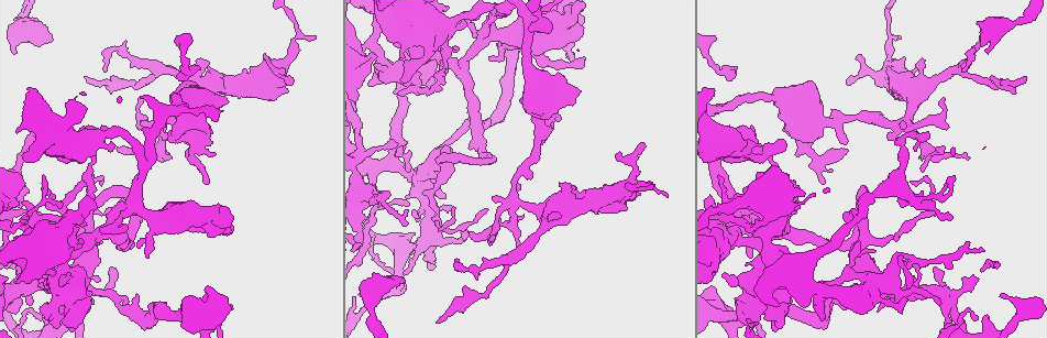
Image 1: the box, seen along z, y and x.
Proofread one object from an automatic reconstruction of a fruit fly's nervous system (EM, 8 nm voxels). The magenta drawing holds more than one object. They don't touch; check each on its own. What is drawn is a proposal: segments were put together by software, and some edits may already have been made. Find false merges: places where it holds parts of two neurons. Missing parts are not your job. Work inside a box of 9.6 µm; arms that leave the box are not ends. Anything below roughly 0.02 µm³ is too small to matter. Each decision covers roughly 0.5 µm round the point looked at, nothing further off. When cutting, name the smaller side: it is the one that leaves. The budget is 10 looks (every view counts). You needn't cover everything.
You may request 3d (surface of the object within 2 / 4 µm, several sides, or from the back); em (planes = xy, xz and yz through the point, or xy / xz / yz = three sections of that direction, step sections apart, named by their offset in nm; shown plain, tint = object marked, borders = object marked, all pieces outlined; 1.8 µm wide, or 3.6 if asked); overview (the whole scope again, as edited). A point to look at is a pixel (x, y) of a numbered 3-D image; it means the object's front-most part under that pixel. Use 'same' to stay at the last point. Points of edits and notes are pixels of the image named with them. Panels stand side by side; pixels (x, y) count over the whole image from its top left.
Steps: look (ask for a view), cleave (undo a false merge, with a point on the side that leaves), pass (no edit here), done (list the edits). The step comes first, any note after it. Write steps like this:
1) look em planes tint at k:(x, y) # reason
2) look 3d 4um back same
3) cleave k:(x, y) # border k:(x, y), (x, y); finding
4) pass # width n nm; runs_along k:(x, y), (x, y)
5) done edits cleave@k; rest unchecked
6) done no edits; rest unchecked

look 3d 2um back at 1:(516, 199) # abrupt turn

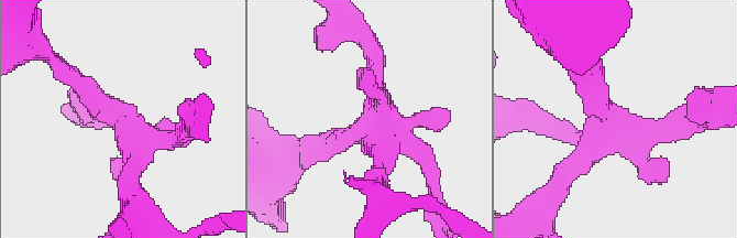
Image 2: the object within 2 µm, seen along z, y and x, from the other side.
look em planes tint at 2:(125, 122)

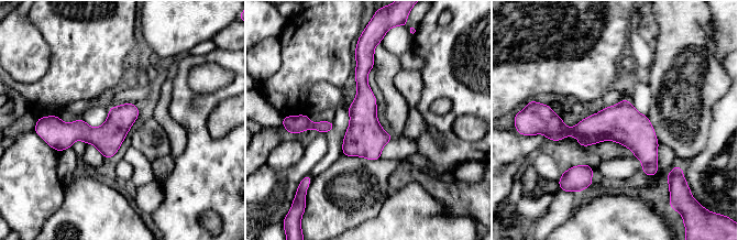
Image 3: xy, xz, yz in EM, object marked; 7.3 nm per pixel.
pass # width 200 nm; runs_along 3:(549, 118), (562, 131), (623, 131), (654, 170); one neuron here

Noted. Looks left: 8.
look em xy step 16 tint at 1:(92, 144) # four-way junction

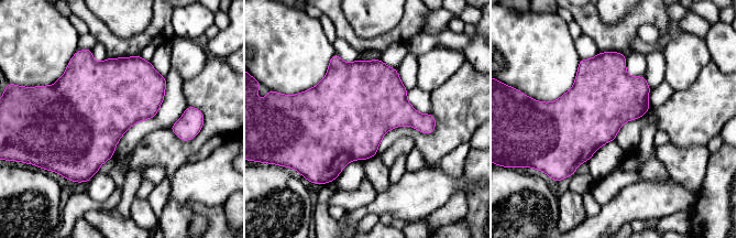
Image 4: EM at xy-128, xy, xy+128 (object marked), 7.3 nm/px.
look em planes tint same # another direction

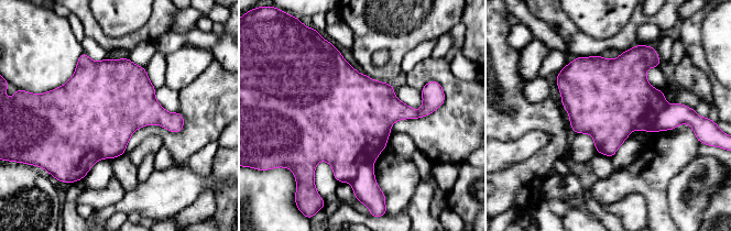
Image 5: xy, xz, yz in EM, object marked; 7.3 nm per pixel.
cleave 5:(366, 189) # border 5:(372, 163), (361, 165), (350, 182); two neurons meet here

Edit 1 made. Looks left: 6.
look 3d 4um at 1:(69, 239) # looks like a crossing

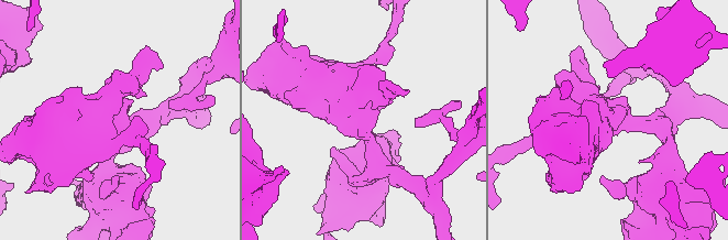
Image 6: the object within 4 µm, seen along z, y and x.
look em 3.6um yz step 4 tint at 6:(362, 119) # need the tissue

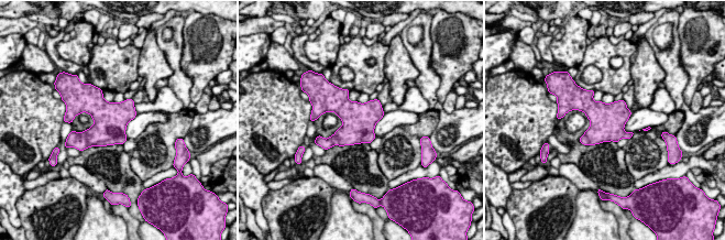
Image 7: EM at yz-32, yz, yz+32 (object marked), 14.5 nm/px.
look em 3.6um planes borders same # another direction

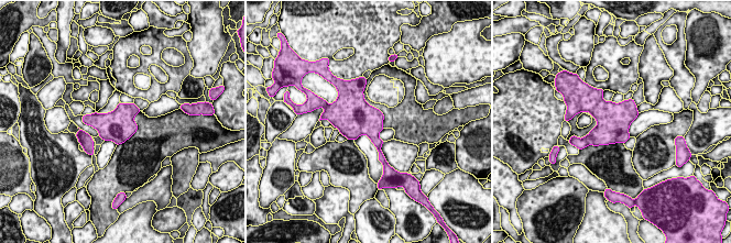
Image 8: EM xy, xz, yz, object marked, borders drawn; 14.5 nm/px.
pass # one neuron here

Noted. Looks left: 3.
look 3d 4um at 1:(949, 302) # a narrow waist

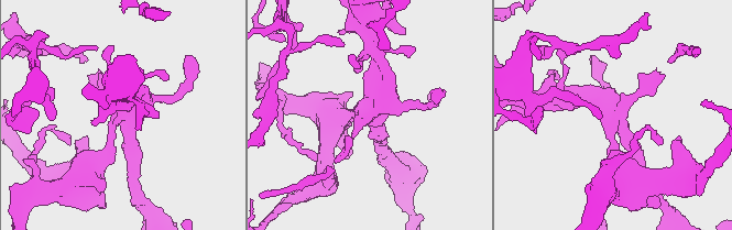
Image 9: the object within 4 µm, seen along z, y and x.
look em xz step 8 tint at 9:(123, 117)

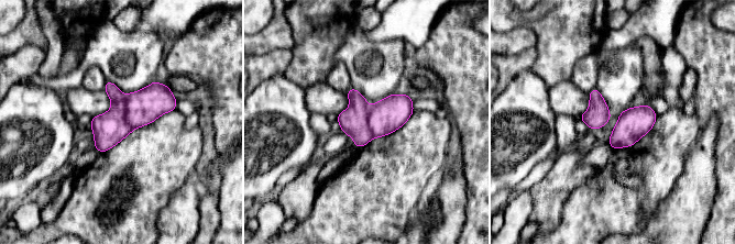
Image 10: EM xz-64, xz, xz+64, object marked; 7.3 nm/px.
pass # continuous, no second neuron

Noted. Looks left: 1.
done edits cleave@5; rest unchecked

